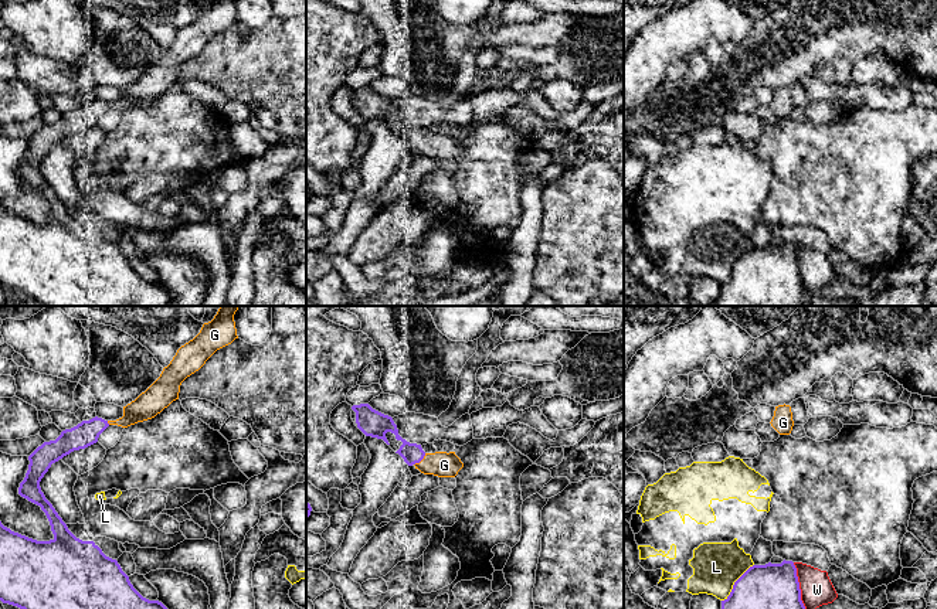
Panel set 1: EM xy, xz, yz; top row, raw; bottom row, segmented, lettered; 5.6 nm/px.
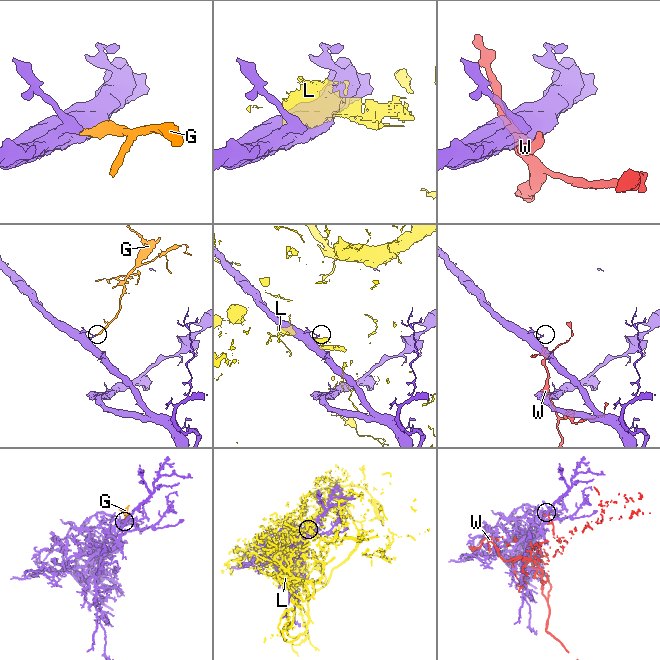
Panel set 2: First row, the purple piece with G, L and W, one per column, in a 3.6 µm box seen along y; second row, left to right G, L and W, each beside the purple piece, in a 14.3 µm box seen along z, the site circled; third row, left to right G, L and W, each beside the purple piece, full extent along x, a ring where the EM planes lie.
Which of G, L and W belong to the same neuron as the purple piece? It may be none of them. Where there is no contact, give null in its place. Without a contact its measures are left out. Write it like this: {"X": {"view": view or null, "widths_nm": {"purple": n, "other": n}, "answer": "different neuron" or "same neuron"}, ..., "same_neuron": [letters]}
{"G": {"view": "xz", "widths_nm": {"purple": 120, "other": 140}, "answer": "same neuron"}, "L": {"view": "yz", "widths_nm": {"purple": 260, "other": 280}, "answer": "different neuron"}, "W": {"view": "yz", "widths_nm": {"purple": 260, "other": 190}, "answer": "different neuron"}, "same_neuron": ["G"]}

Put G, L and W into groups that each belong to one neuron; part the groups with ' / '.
G / L / W

